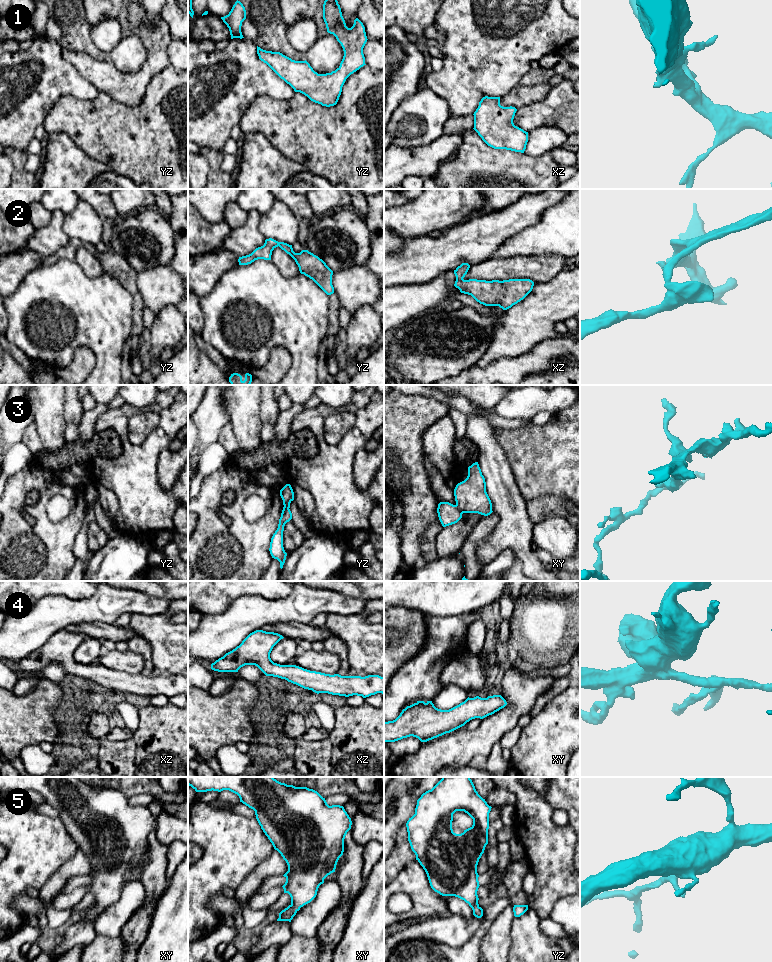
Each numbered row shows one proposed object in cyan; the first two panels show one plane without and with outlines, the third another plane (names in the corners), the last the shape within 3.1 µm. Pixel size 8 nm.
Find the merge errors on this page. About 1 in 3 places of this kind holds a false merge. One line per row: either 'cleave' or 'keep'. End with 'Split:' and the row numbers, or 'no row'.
1: keep
2: keep
3: cleave
4: keep
5: keep
Split: 3

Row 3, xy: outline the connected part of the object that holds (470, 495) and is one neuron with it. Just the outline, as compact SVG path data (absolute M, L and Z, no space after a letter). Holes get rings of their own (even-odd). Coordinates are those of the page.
M478 462L468 467L467 478L458 483L454 489L457 508L462 513L490 515L492 503L486 492L486 482Z

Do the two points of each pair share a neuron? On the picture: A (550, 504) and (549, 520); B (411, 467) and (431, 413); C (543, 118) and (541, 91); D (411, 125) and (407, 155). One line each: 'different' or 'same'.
A: different
B: same
C: different
D: different

